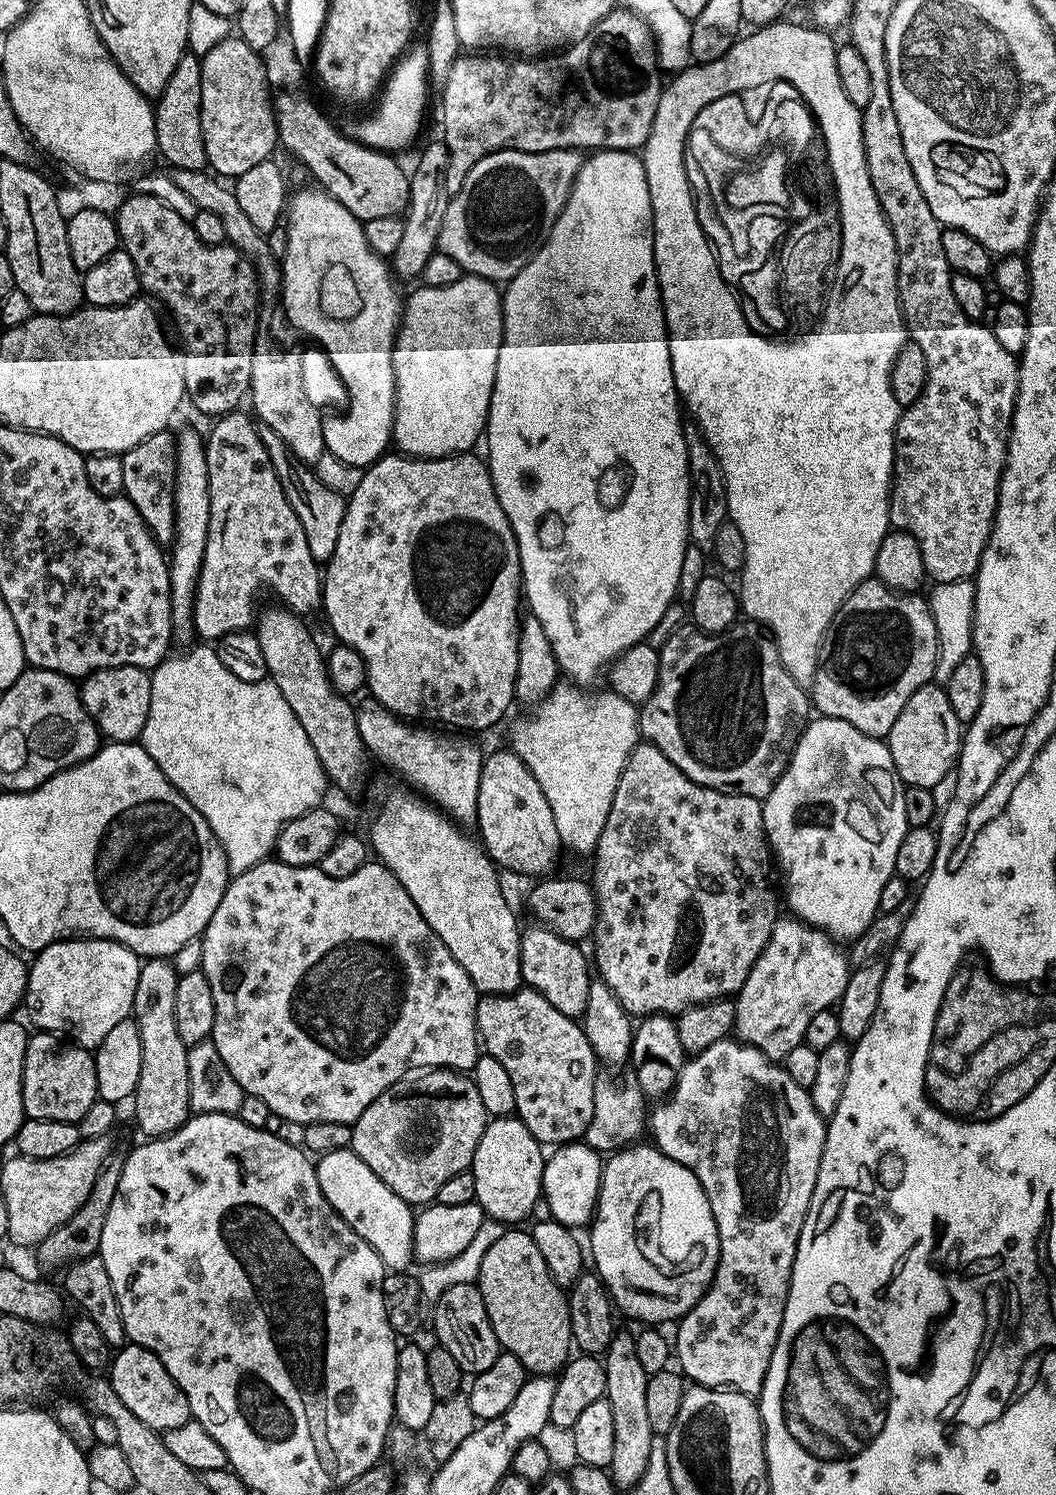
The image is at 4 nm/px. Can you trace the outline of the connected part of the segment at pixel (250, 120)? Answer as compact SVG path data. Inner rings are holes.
M244 40L240 44L224 44L218 42L209 50L212 56L207 53L203 58L208 64L200 61L200 115L204 133L204 155L206 164L209 164L211 171L218 175L241 176L246 170L254 170L261 160L269 159L270 152L261 144L258 134L255 131L261 118L271 119L274 114L274 104L268 100L270 85L264 76L264 61L261 53L251 48Z

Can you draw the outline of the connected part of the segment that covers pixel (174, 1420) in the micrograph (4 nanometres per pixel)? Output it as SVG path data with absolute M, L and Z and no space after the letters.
M131 1342L125 1343L111 1357L111 1370L110 1383L114 1394L122 1398L122 1403L126 1405L126 1410L130 1410L130 1414L135 1414L155 1432L169 1432L174 1430L174 1426L182 1426L187 1420L192 1419L190 1402L186 1402L186 1394L182 1394L178 1382L170 1378L166 1366L162 1366L162 1362L150 1350Z

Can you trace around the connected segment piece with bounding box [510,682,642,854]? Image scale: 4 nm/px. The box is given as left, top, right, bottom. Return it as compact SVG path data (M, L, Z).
M557 683L539 705L538 716L513 726L510 748L532 771L538 786L542 786L542 794L546 794L546 802L550 802L550 810L554 810L554 826L558 826L561 845L574 852L592 854L598 846L598 838L602 838L602 826L606 826L614 802L618 778L630 754L641 743L640 714L637 705L617 692L605 690L590 696L581 687L568 684Z

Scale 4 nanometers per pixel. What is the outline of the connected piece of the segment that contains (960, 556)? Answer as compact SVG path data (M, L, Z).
M962 311L954 320L909 322L906 325L911 343L919 344L926 358L928 382L923 396L903 409L898 424L889 518L893 529L916 539L924 571L936 582L967 580L975 577L980 568L980 556L992 535L1000 477L1008 454L1012 414L1016 410L1017 357L1002 350L993 329L982 325L969 319Z

